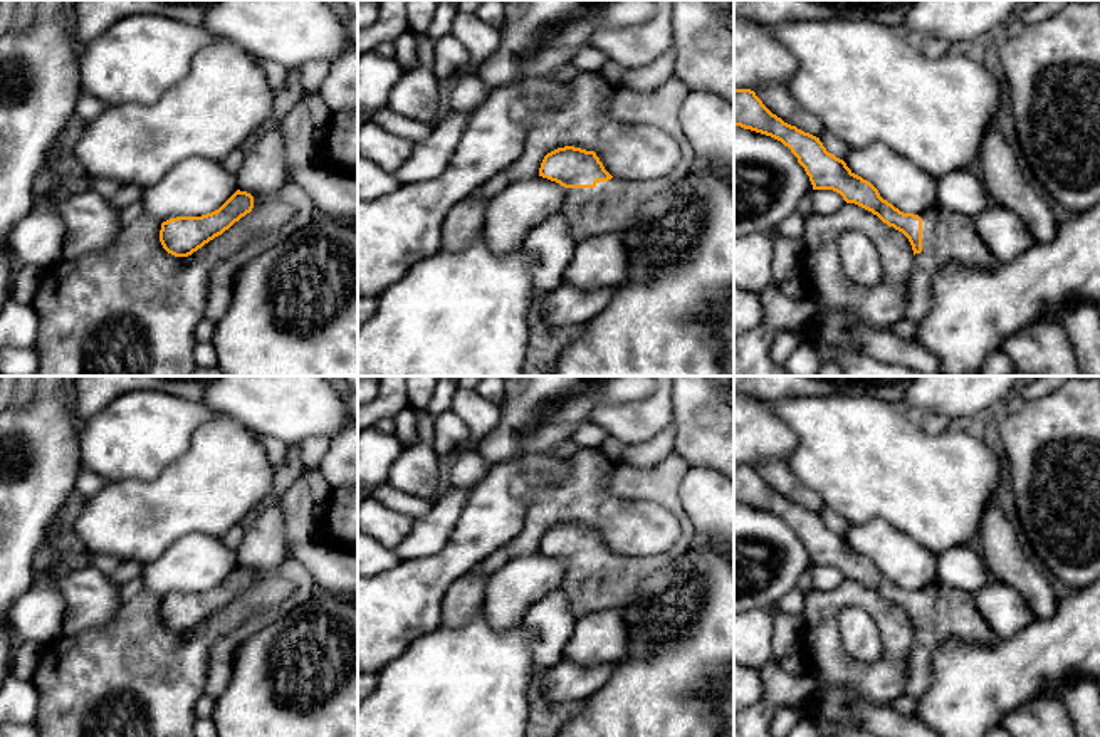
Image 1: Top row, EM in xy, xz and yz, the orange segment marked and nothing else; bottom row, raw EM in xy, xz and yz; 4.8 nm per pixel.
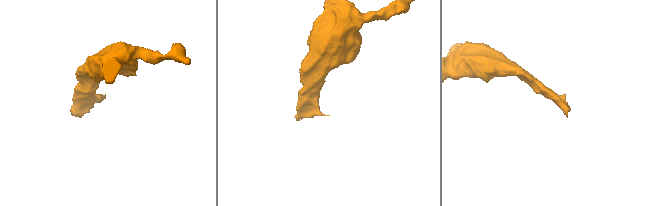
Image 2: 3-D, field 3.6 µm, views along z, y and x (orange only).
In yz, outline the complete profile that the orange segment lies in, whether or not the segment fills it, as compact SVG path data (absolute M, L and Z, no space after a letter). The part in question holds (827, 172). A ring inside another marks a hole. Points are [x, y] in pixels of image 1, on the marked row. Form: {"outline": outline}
{"outline": "M734 89L734 126L741 126L744 129L751 129L781 141L791 149L791 153L798 158L798 163L804 168L813 190L833 190L840 193L846 203L855 203L872 212L883 223L893 227L909 238L914 250L914 265L909 277L905 319L917 322L929 314L935 294L935 275L945 265L959 264L971 270L998 269L999 262L979 237L974 220L964 213L947 210L939 203L934 203L930 208L919 215L900 212L892 203L883 200L870 181L855 175L843 159L828 153L820 138L804 133L773 114L754 91Z"}

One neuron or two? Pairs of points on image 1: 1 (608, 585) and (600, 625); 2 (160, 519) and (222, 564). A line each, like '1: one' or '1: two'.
1: two
2: two

